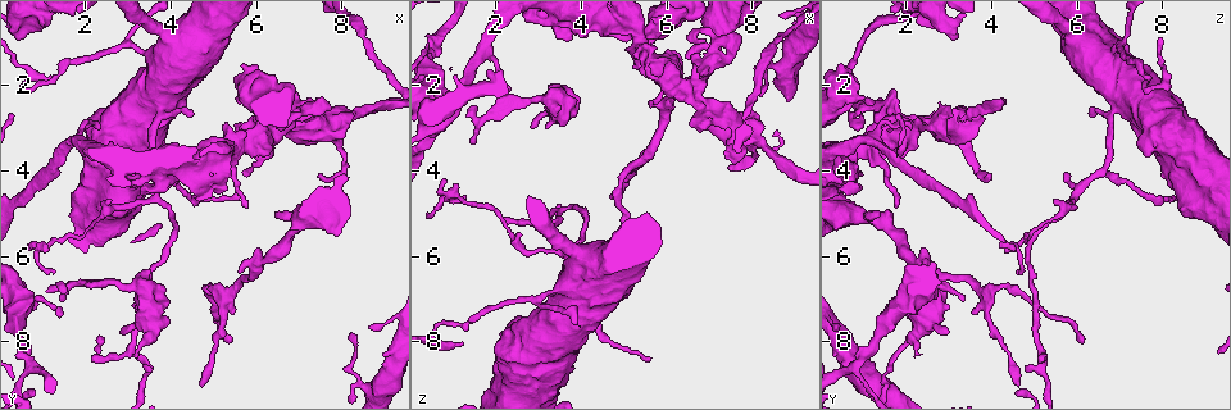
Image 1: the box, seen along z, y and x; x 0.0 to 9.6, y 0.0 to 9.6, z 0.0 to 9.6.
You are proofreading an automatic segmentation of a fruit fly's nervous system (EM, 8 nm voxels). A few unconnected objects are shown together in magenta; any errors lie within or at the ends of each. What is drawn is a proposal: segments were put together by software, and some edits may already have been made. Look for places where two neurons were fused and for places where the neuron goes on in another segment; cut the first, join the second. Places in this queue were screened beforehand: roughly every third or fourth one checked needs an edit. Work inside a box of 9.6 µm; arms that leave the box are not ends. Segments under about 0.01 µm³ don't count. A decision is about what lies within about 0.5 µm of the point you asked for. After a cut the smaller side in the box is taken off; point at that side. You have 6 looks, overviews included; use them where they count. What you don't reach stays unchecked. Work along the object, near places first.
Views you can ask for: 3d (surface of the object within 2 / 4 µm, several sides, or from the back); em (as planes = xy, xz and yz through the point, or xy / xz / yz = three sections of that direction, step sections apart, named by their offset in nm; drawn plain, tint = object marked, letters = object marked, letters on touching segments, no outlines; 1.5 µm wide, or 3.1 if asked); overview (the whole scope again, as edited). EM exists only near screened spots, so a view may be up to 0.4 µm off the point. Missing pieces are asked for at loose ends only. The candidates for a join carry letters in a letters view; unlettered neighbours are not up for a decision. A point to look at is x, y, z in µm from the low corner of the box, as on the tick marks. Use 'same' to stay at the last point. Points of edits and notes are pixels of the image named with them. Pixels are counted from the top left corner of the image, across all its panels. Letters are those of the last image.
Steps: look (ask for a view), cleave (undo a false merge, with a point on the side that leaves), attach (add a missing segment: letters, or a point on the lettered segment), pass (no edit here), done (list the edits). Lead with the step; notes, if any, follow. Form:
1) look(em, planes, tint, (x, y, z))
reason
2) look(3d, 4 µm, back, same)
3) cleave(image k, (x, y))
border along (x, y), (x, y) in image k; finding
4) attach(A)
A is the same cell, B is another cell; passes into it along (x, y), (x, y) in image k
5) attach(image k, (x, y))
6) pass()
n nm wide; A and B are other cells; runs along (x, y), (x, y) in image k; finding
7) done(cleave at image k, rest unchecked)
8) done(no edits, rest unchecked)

look(3d, 4 µm, back, (7.00, 2.45, 1.35))
three arms meet

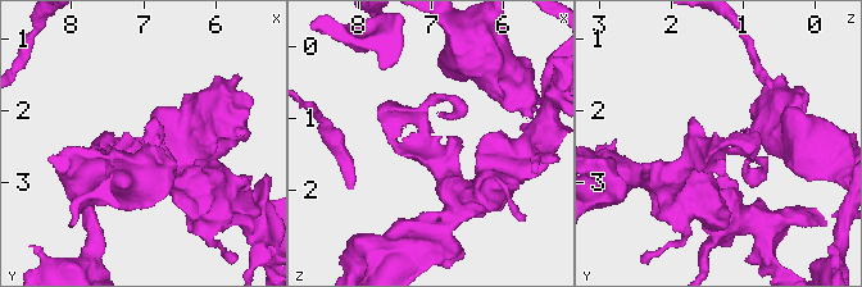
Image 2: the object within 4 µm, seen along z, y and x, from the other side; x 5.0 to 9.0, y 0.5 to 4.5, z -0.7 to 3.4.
look(em, xy, step 8, tint, (7.10, 2.50, 1.45))
3 arms; need the tissue

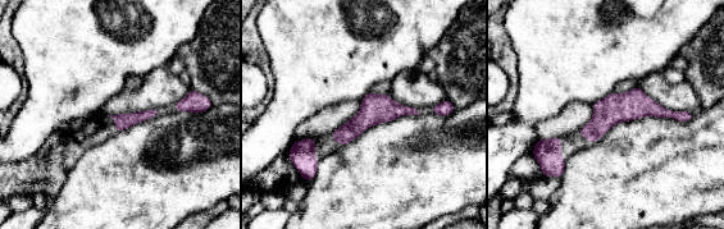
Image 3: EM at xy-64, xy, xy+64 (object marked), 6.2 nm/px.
look(em, planes, letters, same)

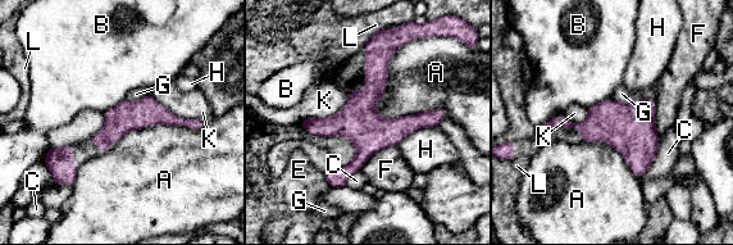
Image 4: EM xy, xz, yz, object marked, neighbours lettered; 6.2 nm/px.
pass()
190 nm wide; A, B, C, E, F, G, H, K and L are other cells; runs along (373, 45), (364, 152), (333, 184) in image 4; all the same neuron

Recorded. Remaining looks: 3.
look(em, planes, letters, (3.10, 8.45, 2.20))
an open end

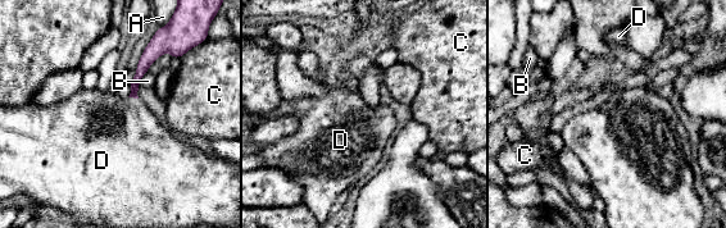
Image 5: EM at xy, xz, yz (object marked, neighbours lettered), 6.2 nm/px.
attach(image 5, (123, 136))
D is the same cell, A, B and C are other cells; passes into it along (145, 60), (134, 97), (123, 136) in image 5; the neuron continues

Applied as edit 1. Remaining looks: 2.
look(em, xy, step 8, tint, (5.40, 8.00, 6.20))
an open end

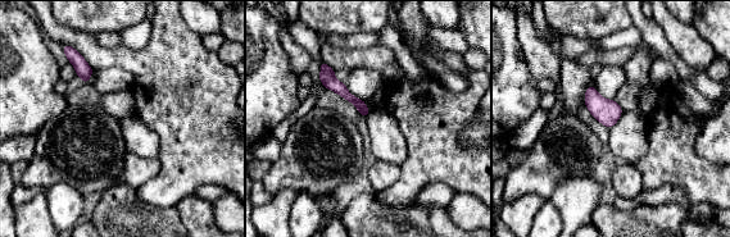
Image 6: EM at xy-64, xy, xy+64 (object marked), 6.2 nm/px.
look(em, planes, letters, same)

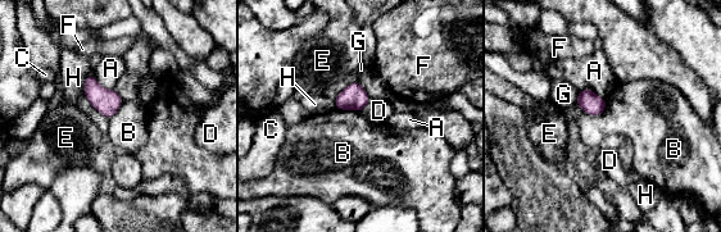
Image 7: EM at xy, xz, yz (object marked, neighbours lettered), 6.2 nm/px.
pass()
140 nm wide; A, B, C, D, E, F, G and H are other cells; border along (576, 103), (590, 114), (606, 108) in image 7; none of them fits

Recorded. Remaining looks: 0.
done(attach at image 5, rest unchecked)

